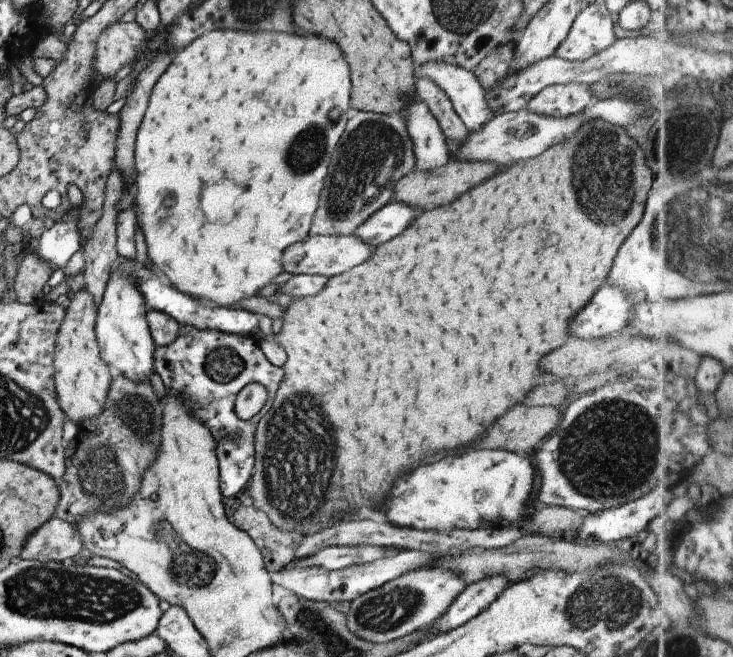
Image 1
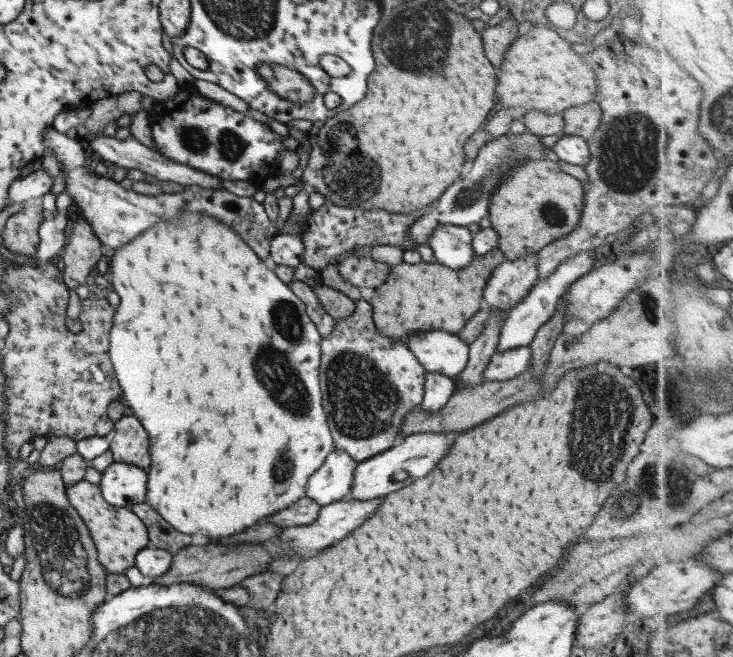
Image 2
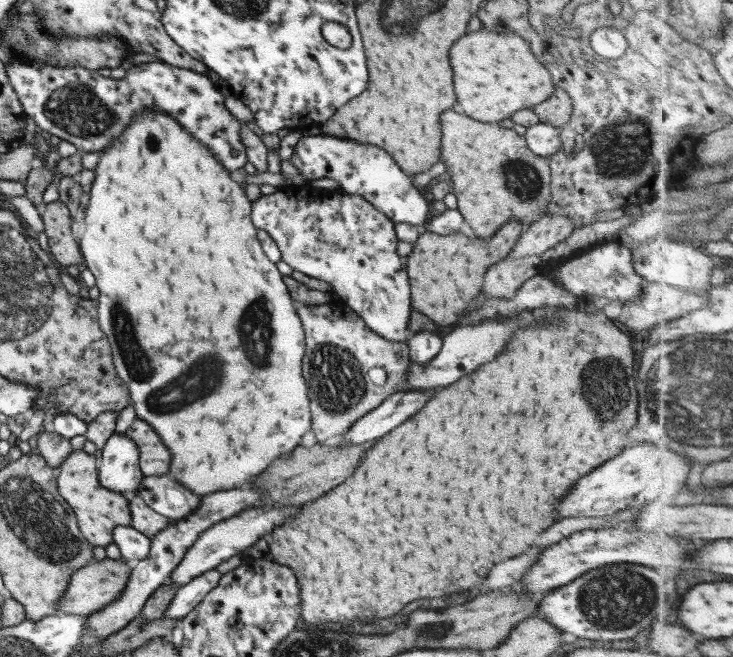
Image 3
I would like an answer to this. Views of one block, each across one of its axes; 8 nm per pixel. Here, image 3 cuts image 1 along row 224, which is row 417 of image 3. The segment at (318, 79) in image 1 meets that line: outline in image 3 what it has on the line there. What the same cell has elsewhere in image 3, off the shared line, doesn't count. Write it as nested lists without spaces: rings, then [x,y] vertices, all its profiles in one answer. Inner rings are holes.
[[[146,109],[138,113],[132,120],[130,128],[126,128],[120,136],[115,138],[115,141],[108,145],[105,149],[101,150],[100,161],[96,168],[94,168],[94,182],[90,190],[90,198],[88,198],[88,206],[85,212],[81,214],[85,227],[81,239],[79,240],[80,252],[82,253],[83,260],[86,261],[88,270],[96,277],[96,288],[100,292],[98,301],[98,320],[100,328],[106,333],[107,339],[110,343],[111,353],[113,356],[113,363],[118,373],[118,376],[128,385],[130,391],[131,405],[135,408],[137,417],[140,420],[145,420],[156,431],[156,434],[161,438],[161,441],[169,448],[171,452],[171,465],[169,472],[175,478],[178,484],[182,484],[184,488],[192,491],[196,496],[204,497],[208,494],[214,494],[216,491],[234,490],[234,488],[248,488],[252,486],[252,482],[256,480],[254,476],[268,470],[270,463],[273,463],[278,457],[284,455],[287,457],[298,445],[300,440],[308,430],[311,428],[311,410],[310,399],[308,398],[308,385],[305,381],[302,370],[302,358],[305,353],[305,332],[296,310],[296,302],[288,292],[286,283],[283,281],[283,276],[280,274],[276,267],[276,263],[271,261],[261,247],[261,242],[257,237],[257,228],[251,219],[251,204],[253,203],[248,199],[244,188],[240,183],[235,182],[230,177],[231,172],[219,163],[217,156],[203,143],[200,142],[192,133],[186,132],[184,126],[180,126],[174,117],[171,117],[166,111],[153,111]]]

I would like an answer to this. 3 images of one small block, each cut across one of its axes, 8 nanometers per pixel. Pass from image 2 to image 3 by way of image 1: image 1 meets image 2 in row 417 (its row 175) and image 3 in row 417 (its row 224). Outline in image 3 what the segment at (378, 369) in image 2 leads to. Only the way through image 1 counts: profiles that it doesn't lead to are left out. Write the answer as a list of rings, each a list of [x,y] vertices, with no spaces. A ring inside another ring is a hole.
[[[341,301],[326,304],[296,304],[305,332],[305,353],[302,372],[308,385],[311,428],[320,443],[336,441],[360,418],[374,410],[385,398],[400,390],[407,383],[407,370],[411,363],[407,343],[386,340],[365,324],[363,318]]]

